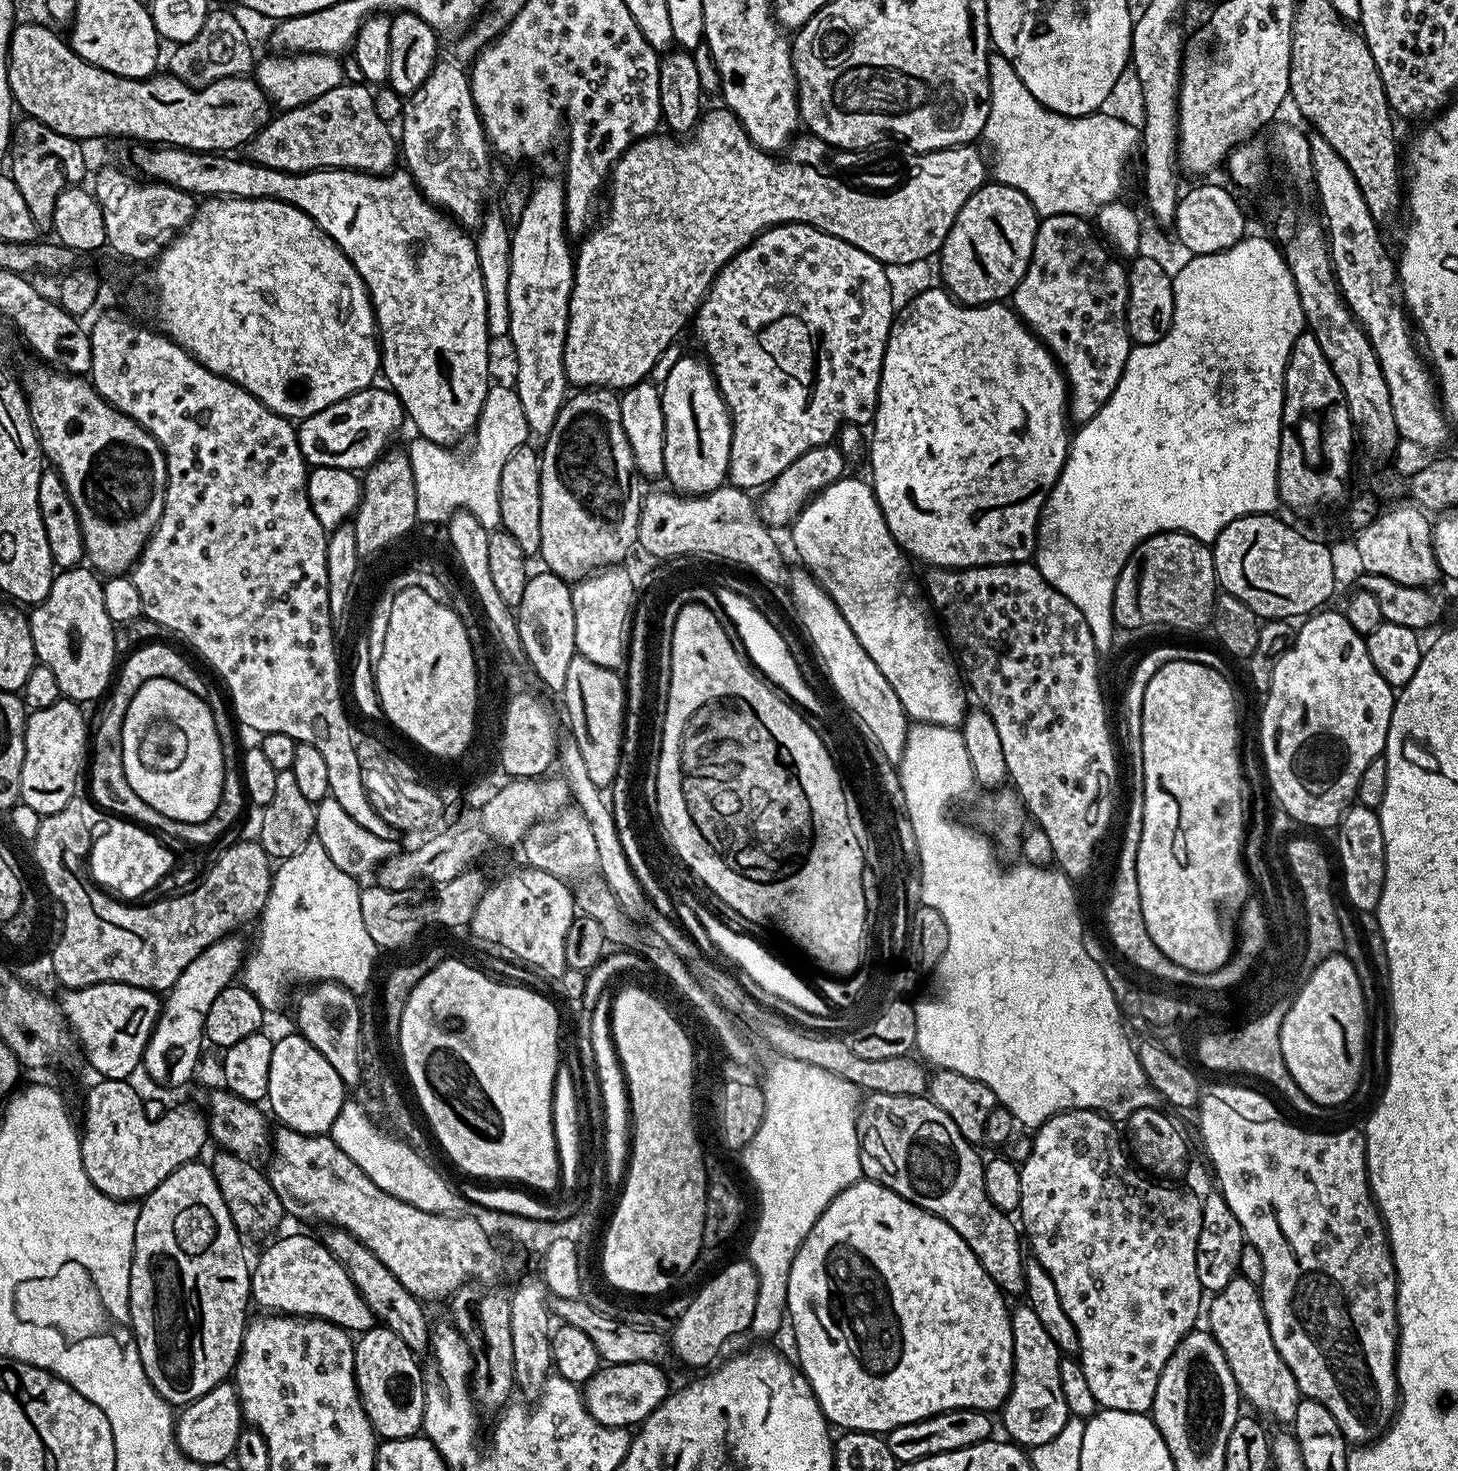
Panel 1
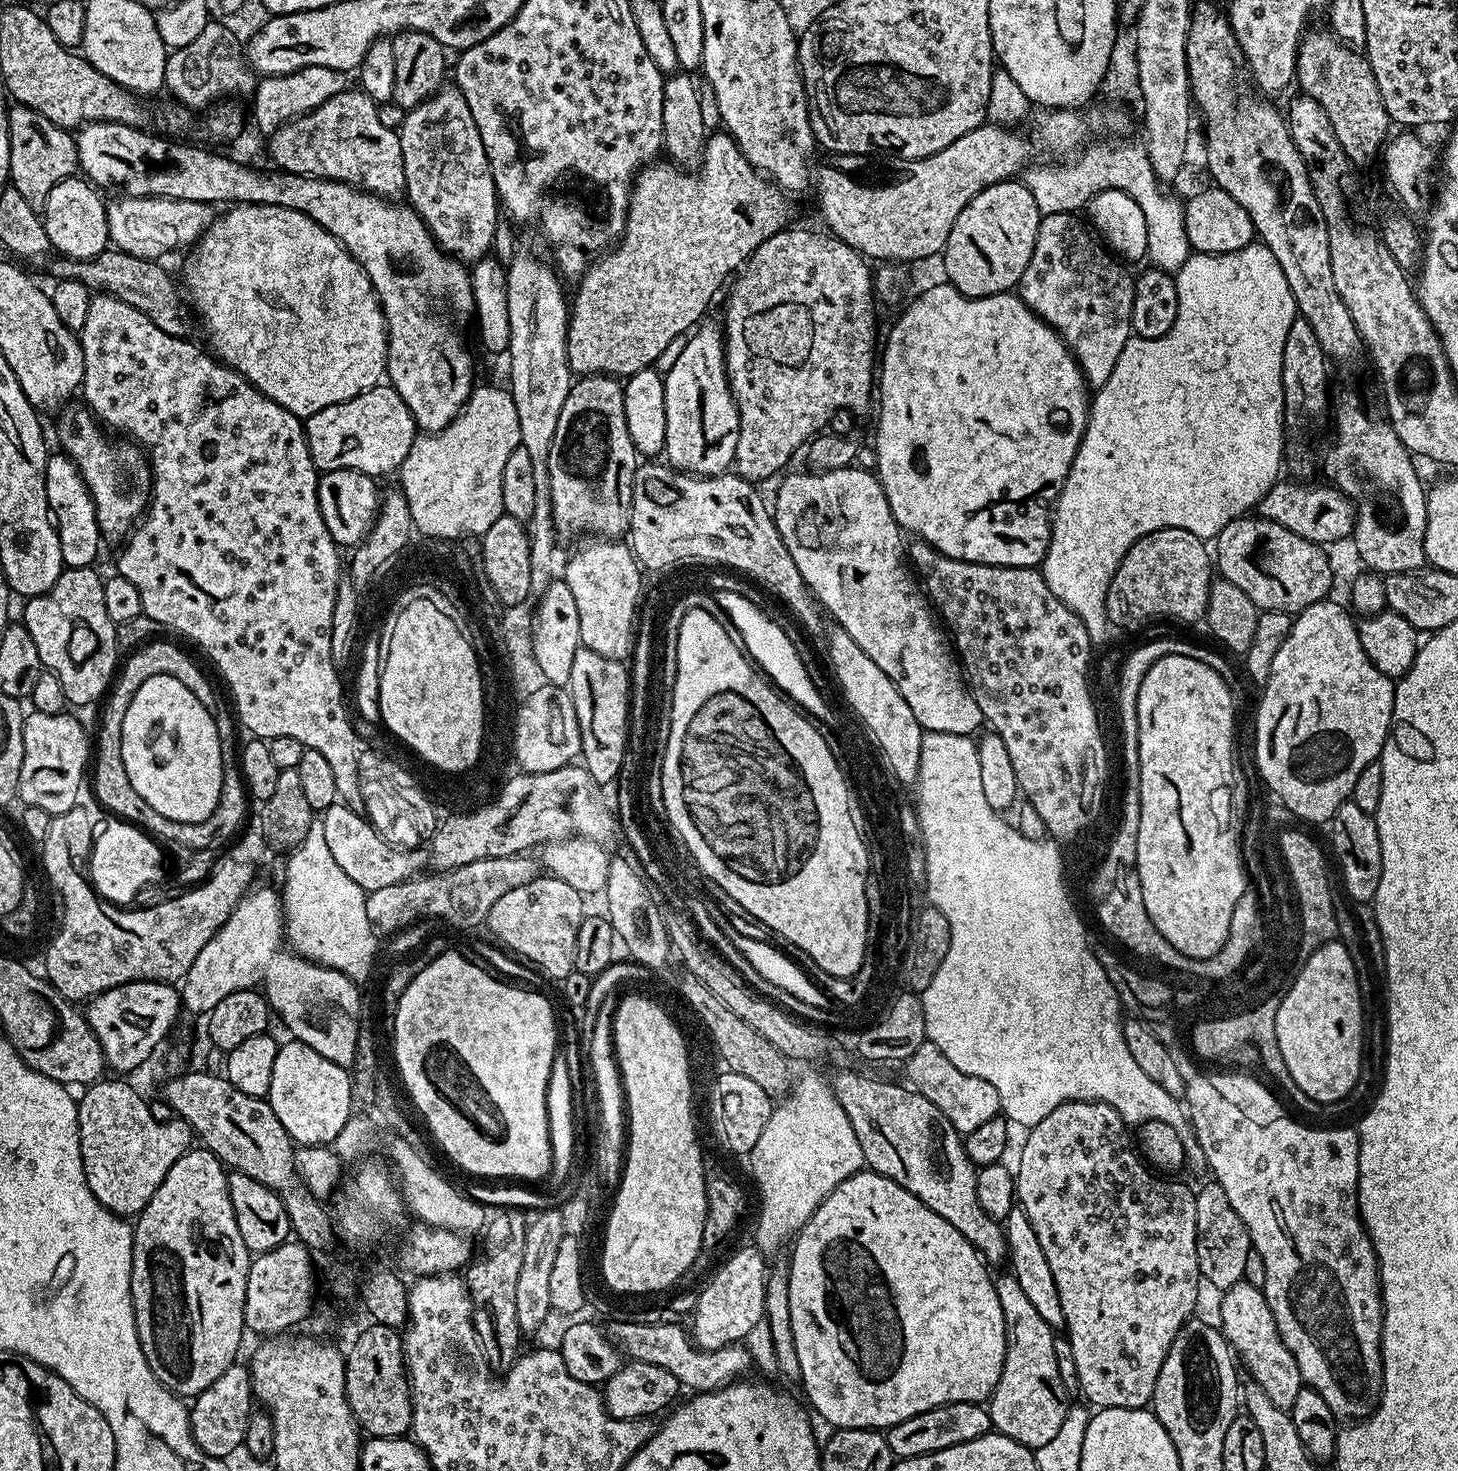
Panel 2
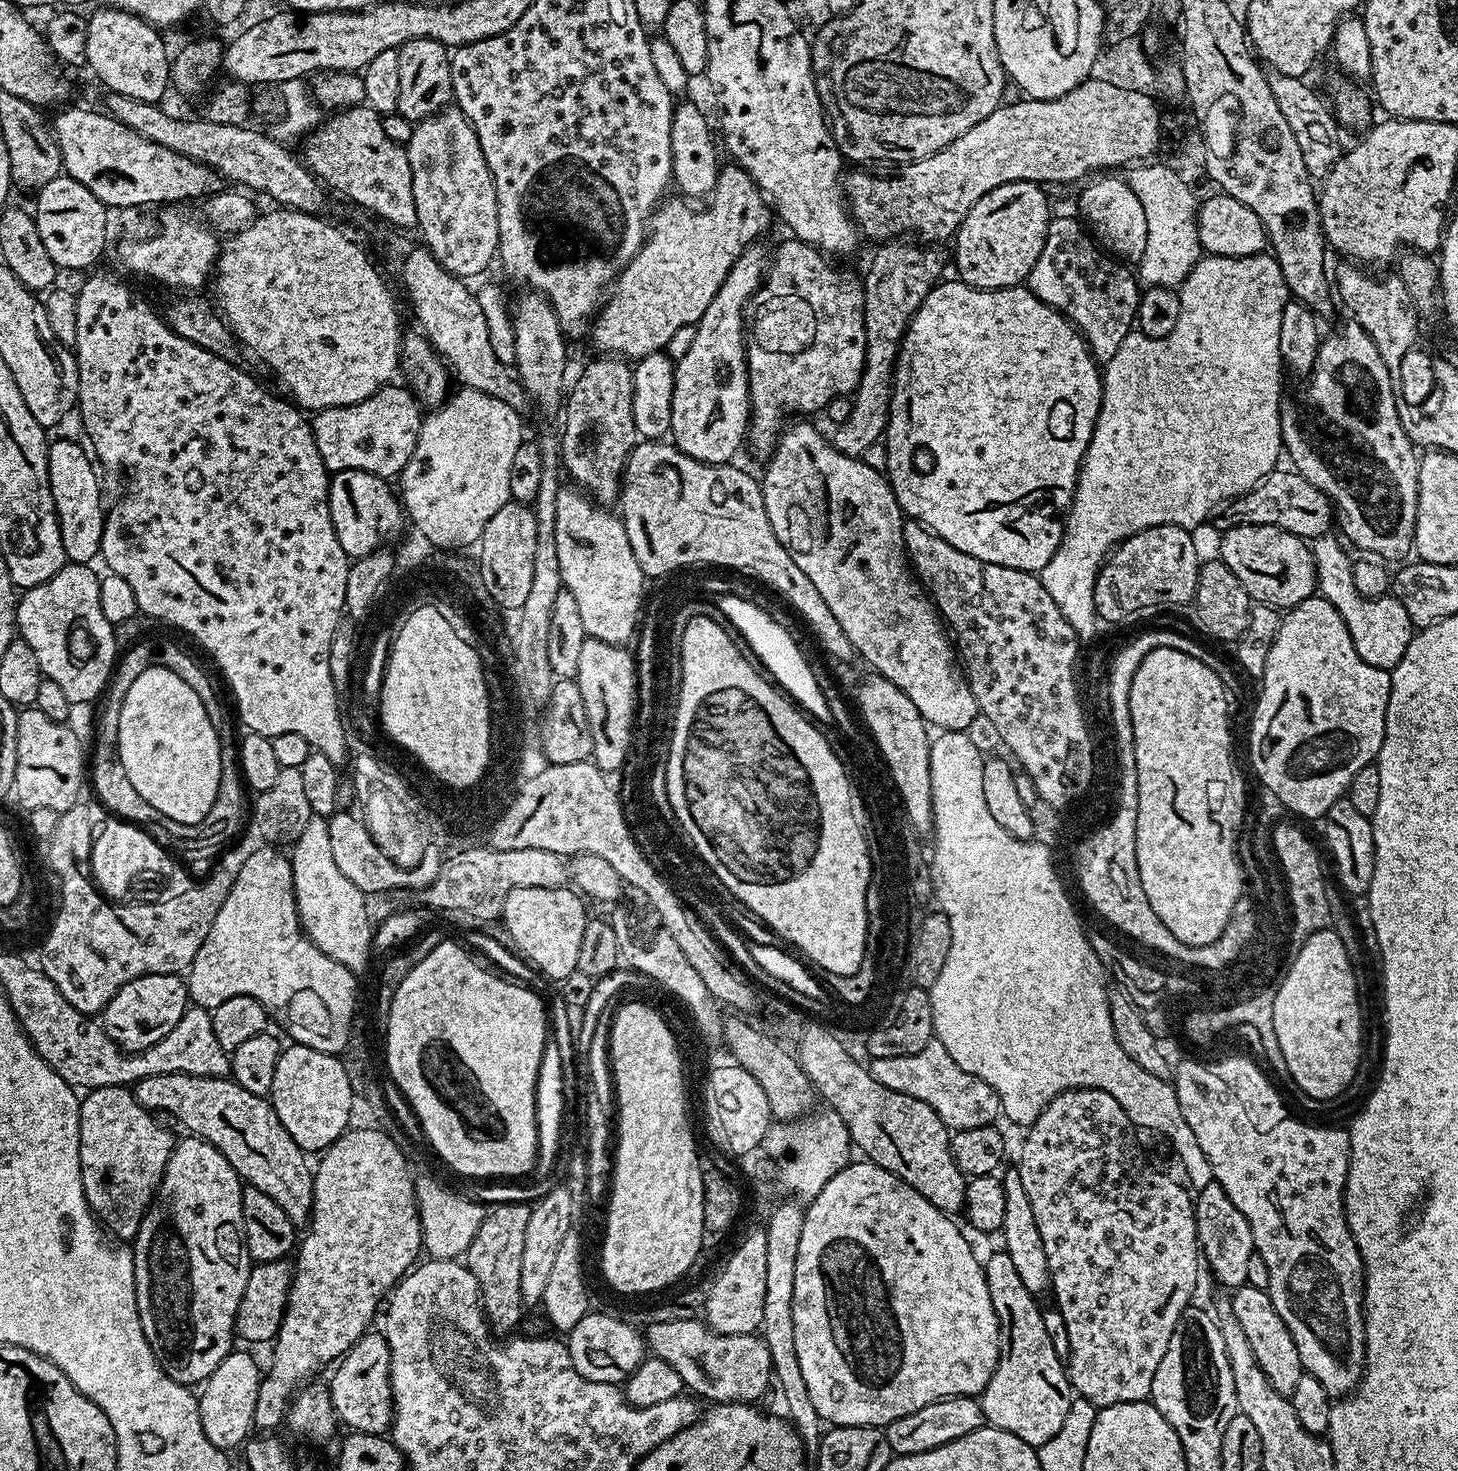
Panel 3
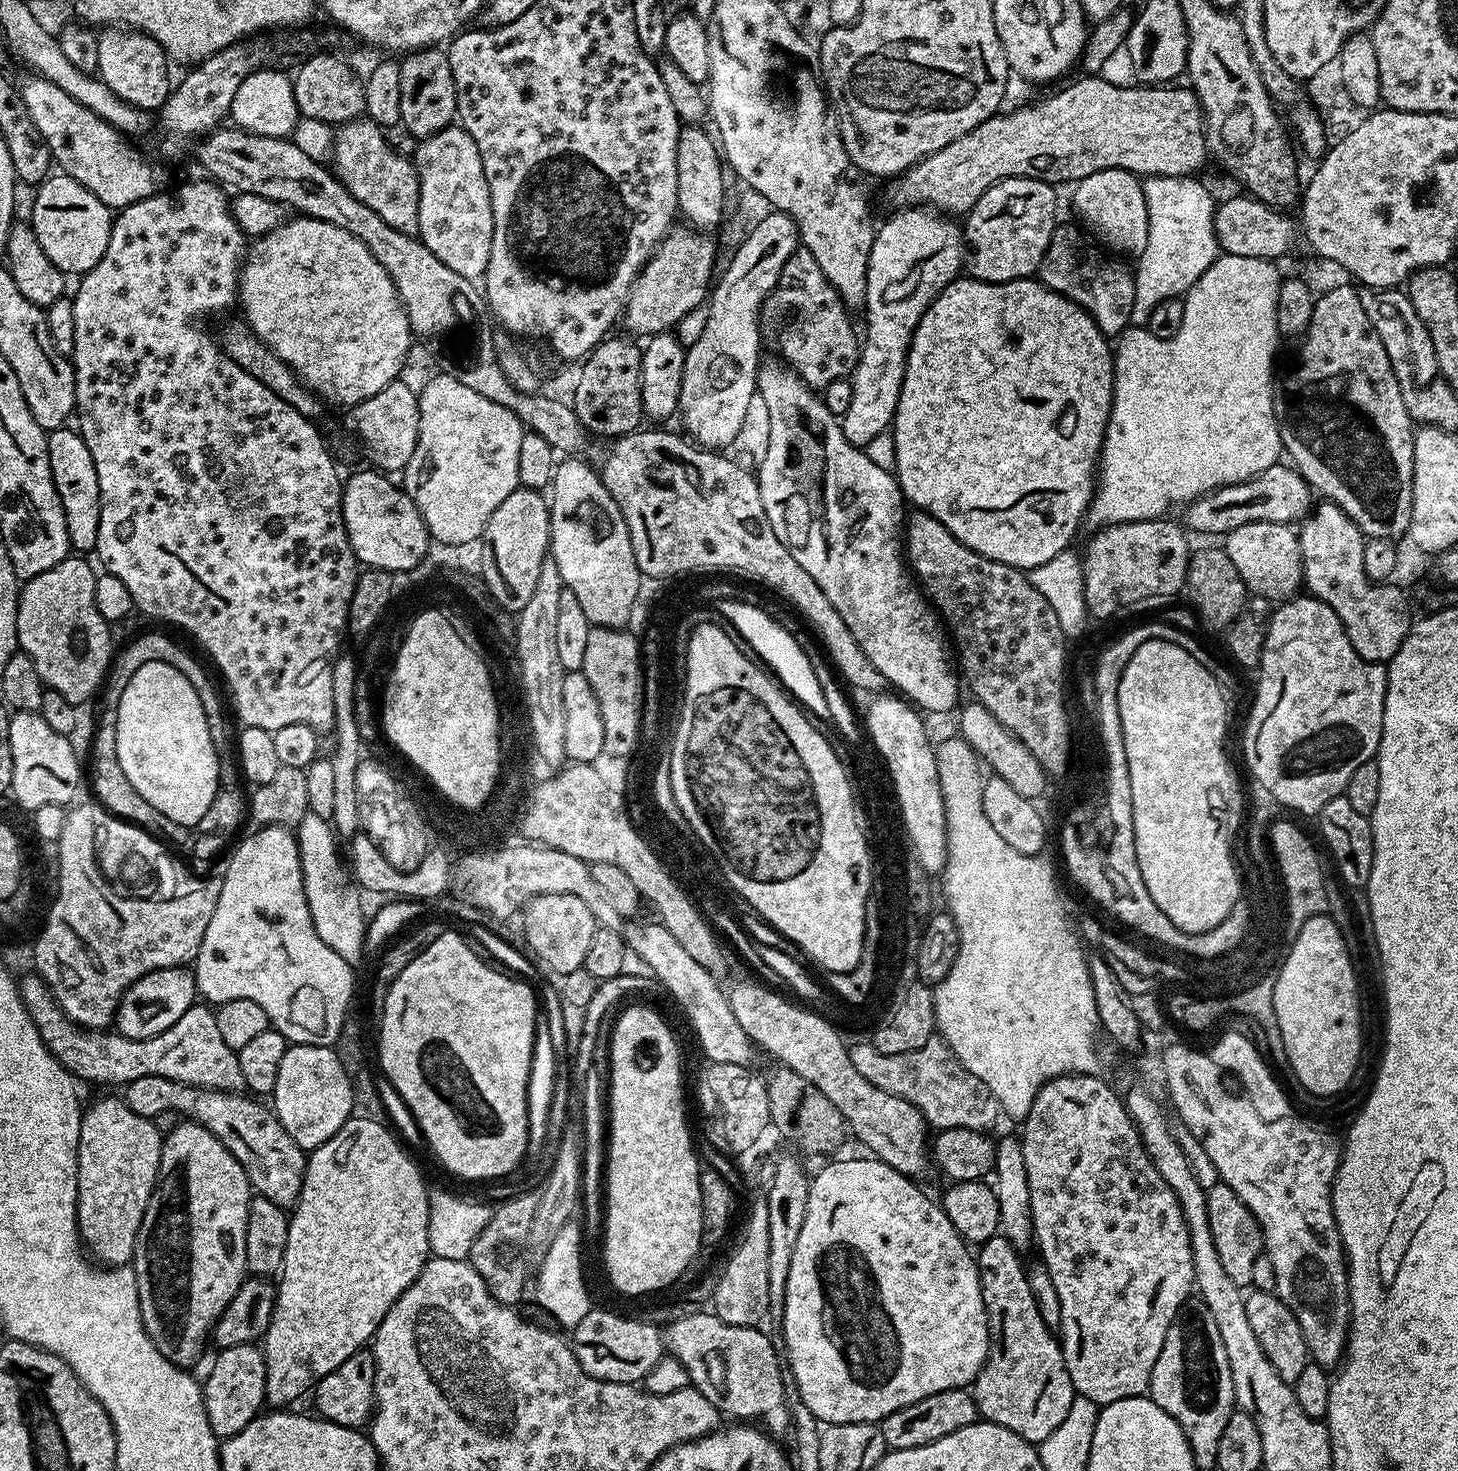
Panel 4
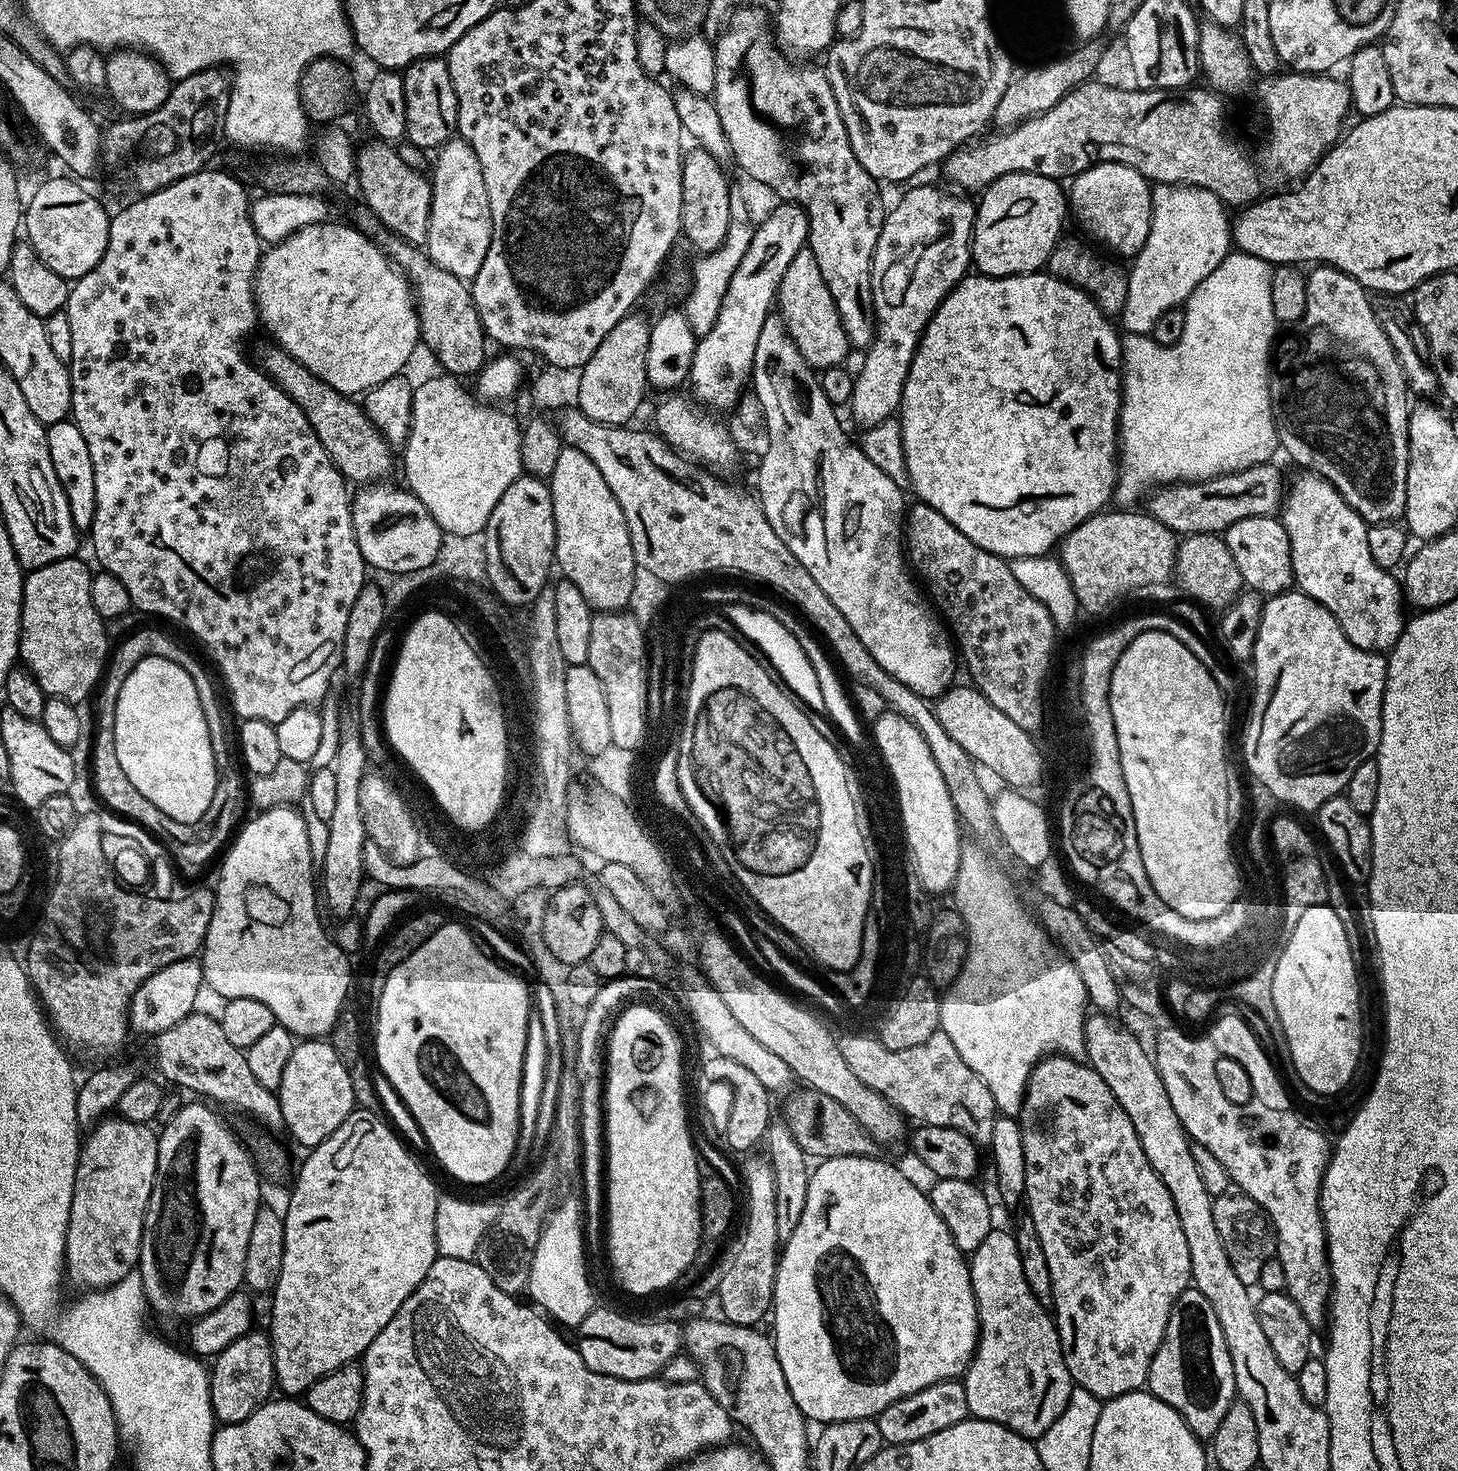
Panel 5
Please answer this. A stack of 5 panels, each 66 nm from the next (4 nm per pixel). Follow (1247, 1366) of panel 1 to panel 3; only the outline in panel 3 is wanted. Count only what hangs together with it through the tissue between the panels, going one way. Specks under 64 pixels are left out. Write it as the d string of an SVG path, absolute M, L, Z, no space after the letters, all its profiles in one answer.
M1249 1284L1235 1289L1231 1293L1232 1309L1238 1318L1238 1326L1242 1326L1242 1334L1246 1334L1246 1342L1254 1354L1256 1364L1268 1376L1268 1381L1278 1390L1278 1394L1292 1397L1294 1389L1298 1387L1298 1378L1306 1375L1302 1366L1302 1358L1298 1356L1298 1346L1286 1328L1286 1322L1278 1316L1270 1302L1267 1291L1255 1288Z

